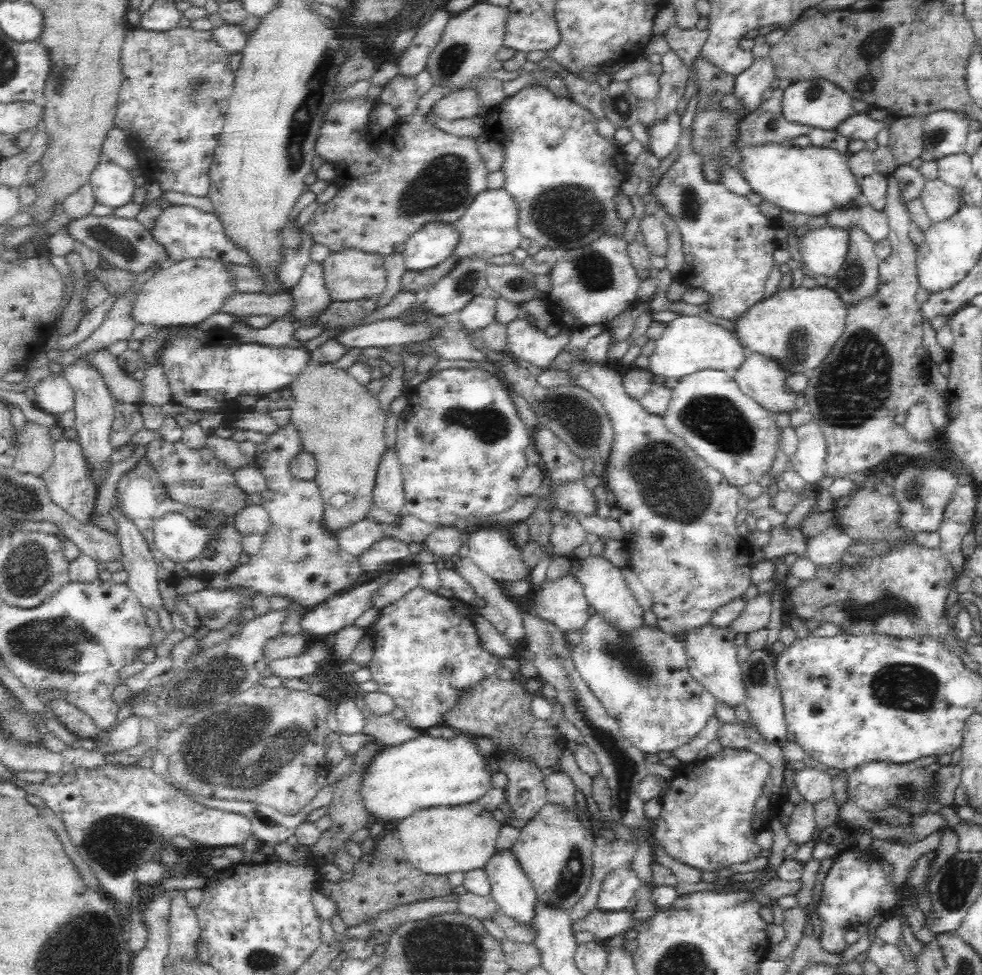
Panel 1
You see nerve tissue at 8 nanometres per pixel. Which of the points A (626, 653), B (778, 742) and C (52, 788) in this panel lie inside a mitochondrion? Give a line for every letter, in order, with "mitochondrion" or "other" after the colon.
A: mitochondrion
B: other
C: other

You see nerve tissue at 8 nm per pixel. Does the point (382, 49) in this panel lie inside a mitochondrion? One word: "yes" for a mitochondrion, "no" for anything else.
no

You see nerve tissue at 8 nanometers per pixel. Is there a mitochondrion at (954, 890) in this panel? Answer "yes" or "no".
yes

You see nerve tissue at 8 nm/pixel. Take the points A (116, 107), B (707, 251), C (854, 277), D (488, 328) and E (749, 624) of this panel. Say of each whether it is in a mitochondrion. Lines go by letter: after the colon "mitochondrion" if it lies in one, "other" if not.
A: other
B: other
C: mitochondrion
D: other
E: other

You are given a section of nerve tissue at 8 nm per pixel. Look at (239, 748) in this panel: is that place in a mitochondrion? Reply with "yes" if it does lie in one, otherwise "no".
yes

